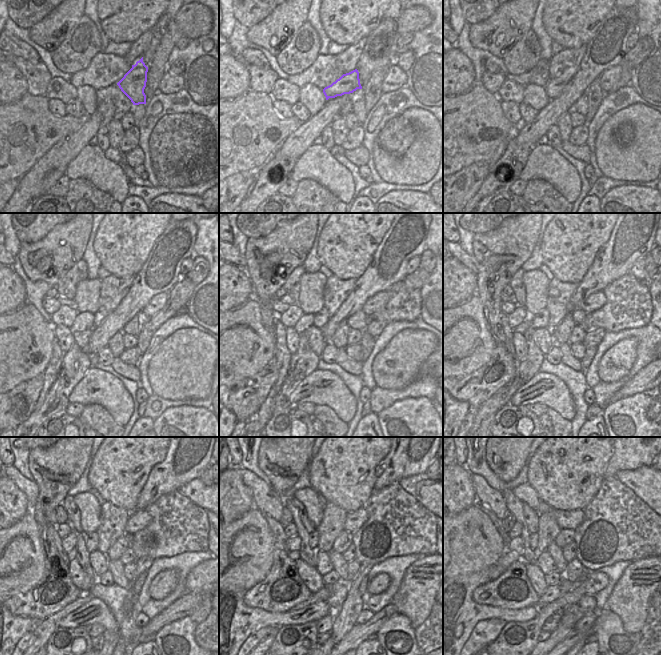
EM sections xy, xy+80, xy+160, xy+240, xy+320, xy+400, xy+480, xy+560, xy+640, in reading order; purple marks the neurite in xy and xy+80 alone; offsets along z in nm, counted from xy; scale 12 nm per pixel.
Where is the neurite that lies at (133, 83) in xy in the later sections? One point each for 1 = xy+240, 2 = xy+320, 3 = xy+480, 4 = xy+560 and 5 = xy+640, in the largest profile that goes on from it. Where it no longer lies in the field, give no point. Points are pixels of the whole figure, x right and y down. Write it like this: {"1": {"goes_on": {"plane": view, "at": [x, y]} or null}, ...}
{"1": {"goes_on": {"plane": "xy+240", "at": [102, 313]}}, "2": {"goes_on": {"plane": "xy+320", "at": [321, 318]}}, "3": {"goes_on": {"plane": "xy+480", "at": [92, 539]}}, "4": {"goes_on": {"plane": "xy+560", "at": [313, 538]}}, "5": {"goes_on": {"plane": "xy+640", "at": [534, 537]}}}

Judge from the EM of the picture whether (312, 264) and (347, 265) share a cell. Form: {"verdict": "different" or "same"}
{"verdict": "different"}

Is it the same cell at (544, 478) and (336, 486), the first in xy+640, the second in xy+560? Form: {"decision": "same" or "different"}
{"decision": "same"}

